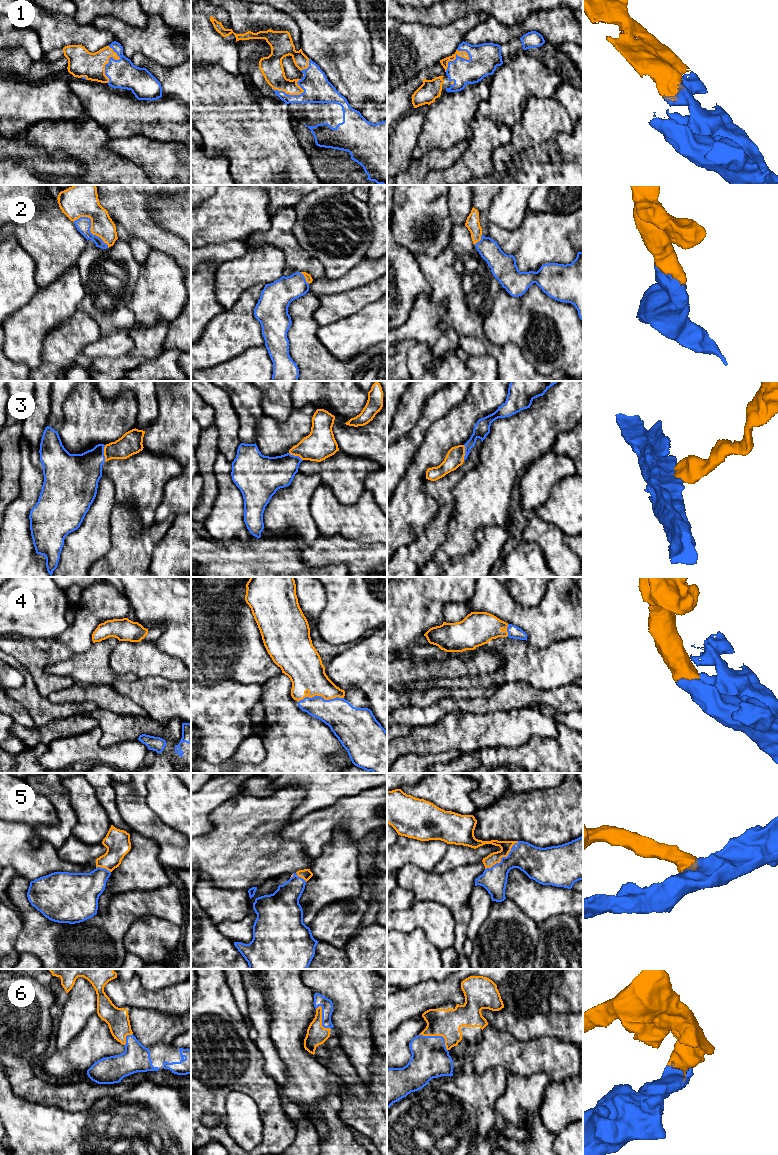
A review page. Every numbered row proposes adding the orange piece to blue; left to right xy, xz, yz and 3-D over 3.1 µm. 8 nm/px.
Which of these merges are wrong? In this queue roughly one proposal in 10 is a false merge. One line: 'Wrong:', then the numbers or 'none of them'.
Wrong: none of them

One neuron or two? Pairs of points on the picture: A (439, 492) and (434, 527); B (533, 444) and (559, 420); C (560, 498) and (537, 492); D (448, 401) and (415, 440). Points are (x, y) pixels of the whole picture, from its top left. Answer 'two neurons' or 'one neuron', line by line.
A: one neuron
B: one neuron
C: two neurons
D: one neuron

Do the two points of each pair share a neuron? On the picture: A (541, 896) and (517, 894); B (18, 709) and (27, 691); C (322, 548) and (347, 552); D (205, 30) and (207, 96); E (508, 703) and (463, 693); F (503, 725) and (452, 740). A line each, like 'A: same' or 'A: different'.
A: same
B: different
C: same
D: different
E: different
F: same

